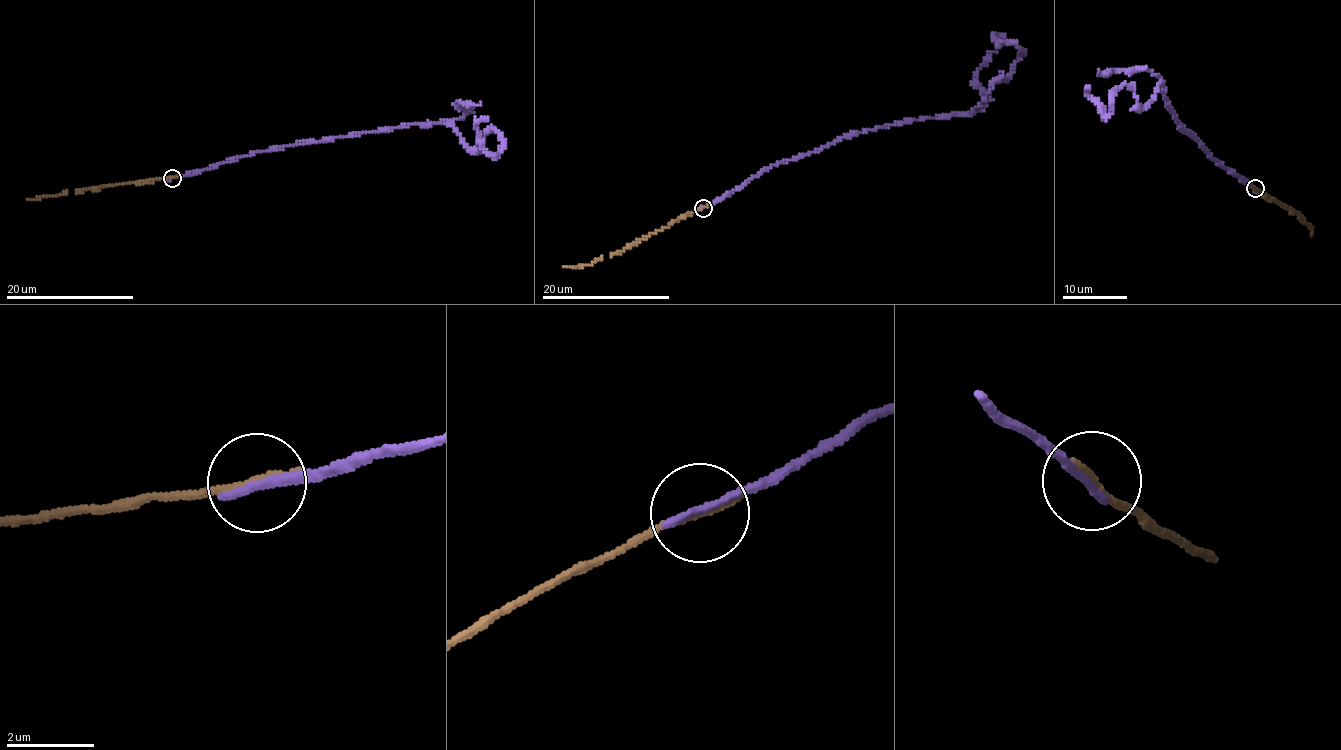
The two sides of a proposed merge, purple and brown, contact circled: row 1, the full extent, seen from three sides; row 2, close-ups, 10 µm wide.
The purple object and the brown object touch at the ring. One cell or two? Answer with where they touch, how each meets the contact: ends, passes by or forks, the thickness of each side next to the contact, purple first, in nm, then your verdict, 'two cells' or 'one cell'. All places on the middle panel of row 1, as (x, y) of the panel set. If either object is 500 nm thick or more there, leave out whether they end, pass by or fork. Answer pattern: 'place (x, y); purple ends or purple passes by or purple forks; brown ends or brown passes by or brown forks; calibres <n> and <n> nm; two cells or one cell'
place (703, 208); purple ends; brown ends; calibres 240 and 200 nm; two cells

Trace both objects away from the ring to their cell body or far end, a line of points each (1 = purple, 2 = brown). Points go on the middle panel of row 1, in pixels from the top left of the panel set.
1: (703, 207), (773, 165), (841, 138), (970, 114), (1021, 53), (993, 36), (1005, 39)
2: (703, 207), (610, 256), (585, 265), (564, 268)

